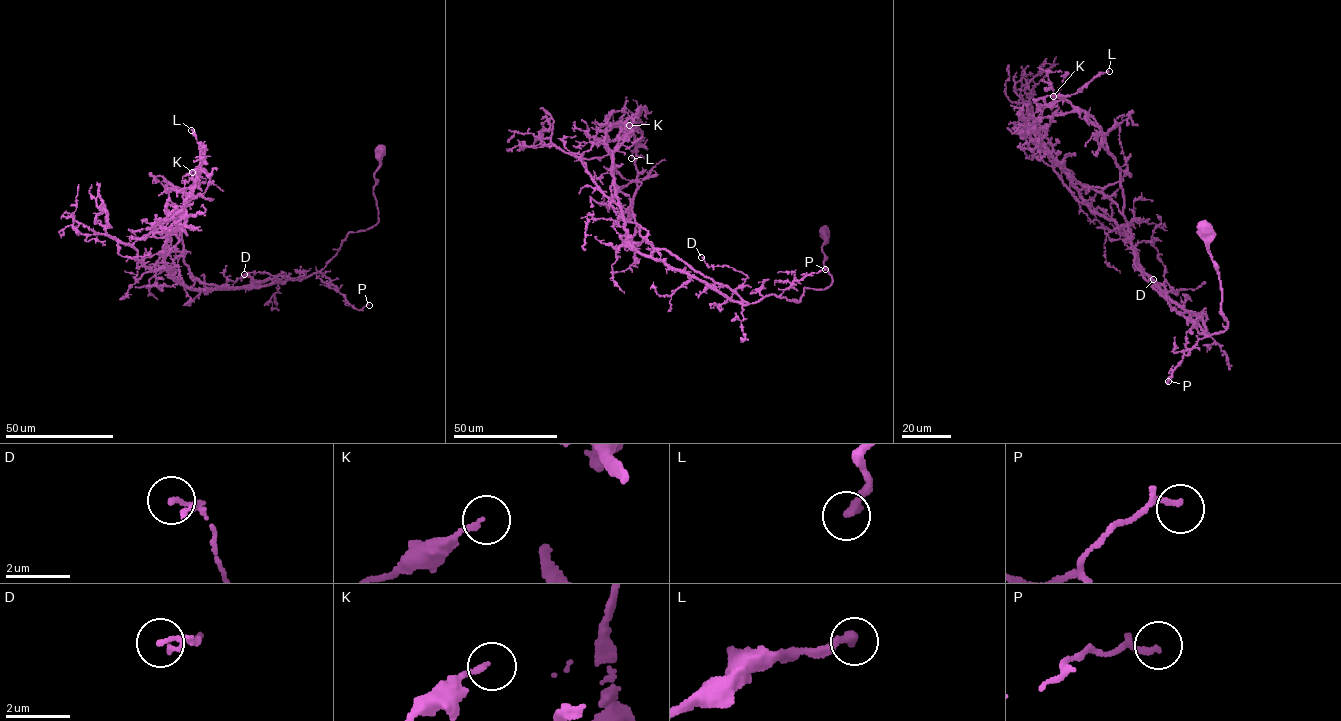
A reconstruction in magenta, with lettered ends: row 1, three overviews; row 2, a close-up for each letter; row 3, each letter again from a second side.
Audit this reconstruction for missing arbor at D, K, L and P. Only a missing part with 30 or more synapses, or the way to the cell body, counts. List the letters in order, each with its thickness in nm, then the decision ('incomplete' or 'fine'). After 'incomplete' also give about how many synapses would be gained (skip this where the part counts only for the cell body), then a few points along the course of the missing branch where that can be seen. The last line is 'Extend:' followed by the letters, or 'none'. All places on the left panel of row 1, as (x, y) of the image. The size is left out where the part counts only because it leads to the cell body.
D: 100 nm thick; fine
K: 130 nm thick; fine
L: 280 nm thick; fine
P: 120 nm thick; fine
Extend: none

